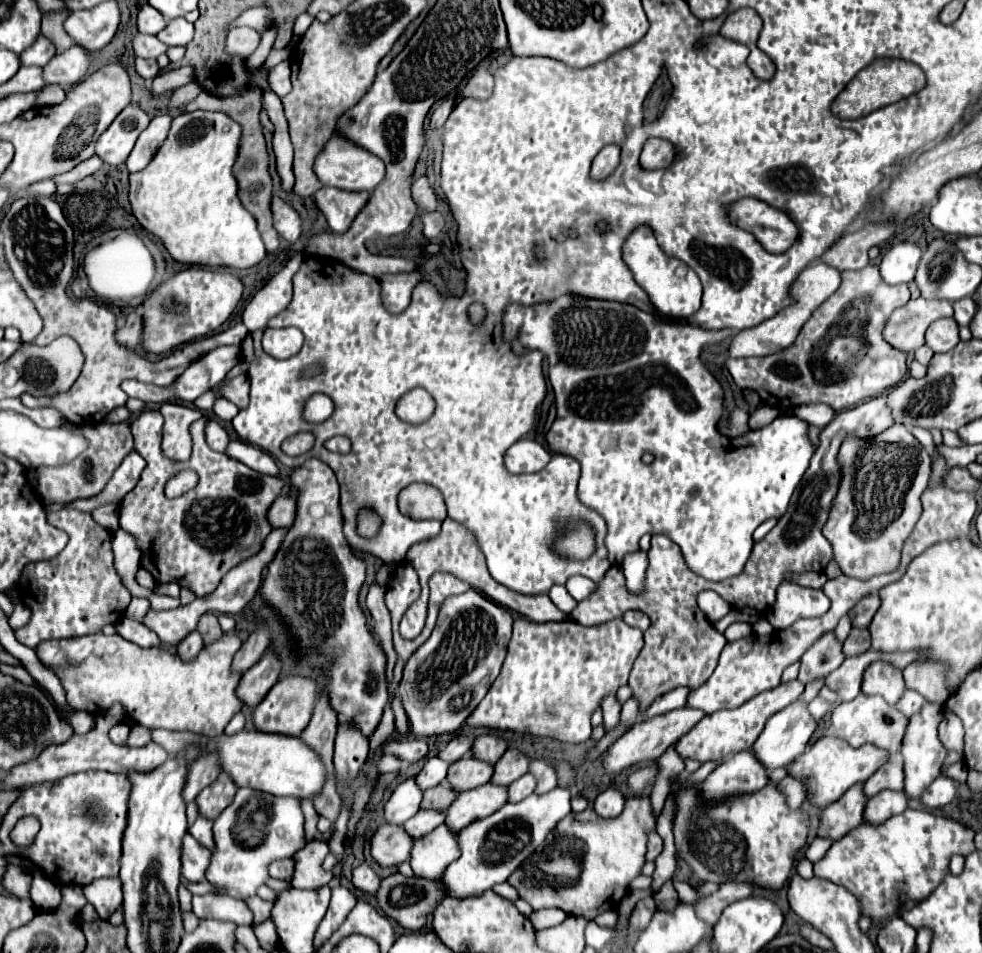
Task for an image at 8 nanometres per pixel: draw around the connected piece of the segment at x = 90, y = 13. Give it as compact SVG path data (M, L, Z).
M116 1L100 3L86 11L72 11L64 21L64 31L74 39L76 45L86 47L88 53L106 47L120 23L120 9Z

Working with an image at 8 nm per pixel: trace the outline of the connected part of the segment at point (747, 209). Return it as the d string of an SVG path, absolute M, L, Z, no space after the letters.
M744 197L730 203L728 207L728 217L732 223L752 233L756 241L772 253L786 251L794 243L794 237L798 237L798 227L794 221L764 201Z

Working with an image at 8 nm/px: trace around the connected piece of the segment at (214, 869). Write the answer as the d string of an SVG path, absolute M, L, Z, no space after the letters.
M238 789L234 801L214 821L216 853L206 871L206 879L218 887L218 893L246 899L264 885L266 863L288 859L306 845L304 815L300 801L292 797L274 797L254 789Z

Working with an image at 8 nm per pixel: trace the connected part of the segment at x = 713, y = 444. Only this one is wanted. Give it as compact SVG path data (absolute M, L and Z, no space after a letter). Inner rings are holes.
M564 295L560 299L556 299L554 303L546 303L546 305L534 305L534 307L522 307L522 305L510 305L504 313L504 337L512 343L516 353L522 353L526 349L540 349L546 359L548 359L548 375L550 375L550 383L556 395L556 421L552 423L550 431L546 433L546 441L550 451L560 453L560 455L568 455L574 457L580 465L582 465L582 477L580 477L580 485L578 485L578 499L596 509L598 513L602 513L602 517L606 519L608 525L608 535L606 535L606 547L608 547L608 557L610 563L620 563L624 555L638 551L638 541L642 535L650 533L662 533L666 537L670 537L684 553L684 559L688 563L688 567L710 579L710 581L722 581L728 577L734 577L742 571L742 567L746 565L746 559L750 557L752 551L752 533L754 529L770 519L776 517L780 519L786 513L788 501L796 489L796 485L800 483L804 471L808 469L810 457L814 453L810 441L808 441L808 423L798 419L798 417L776 417L768 427L758 429L758 431L750 431L750 435L744 435L742 439L730 439L726 435L720 435L716 425L722 417L722 387L720 383L714 379L714 375L708 371L708 367L702 363L700 359L700 349L706 344L717 344L734 334L730 329L722 329L711 331L702 329L698 325L690 325L690 323L668 323L662 319L656 319L652 313L640 311L638 307L632 305L624 305L624 303L614 303L614 301L596 301L596 299L582 299L582 297L570 297ZM644 453L652 453L654 461L650 465L642 463L642 455Z

